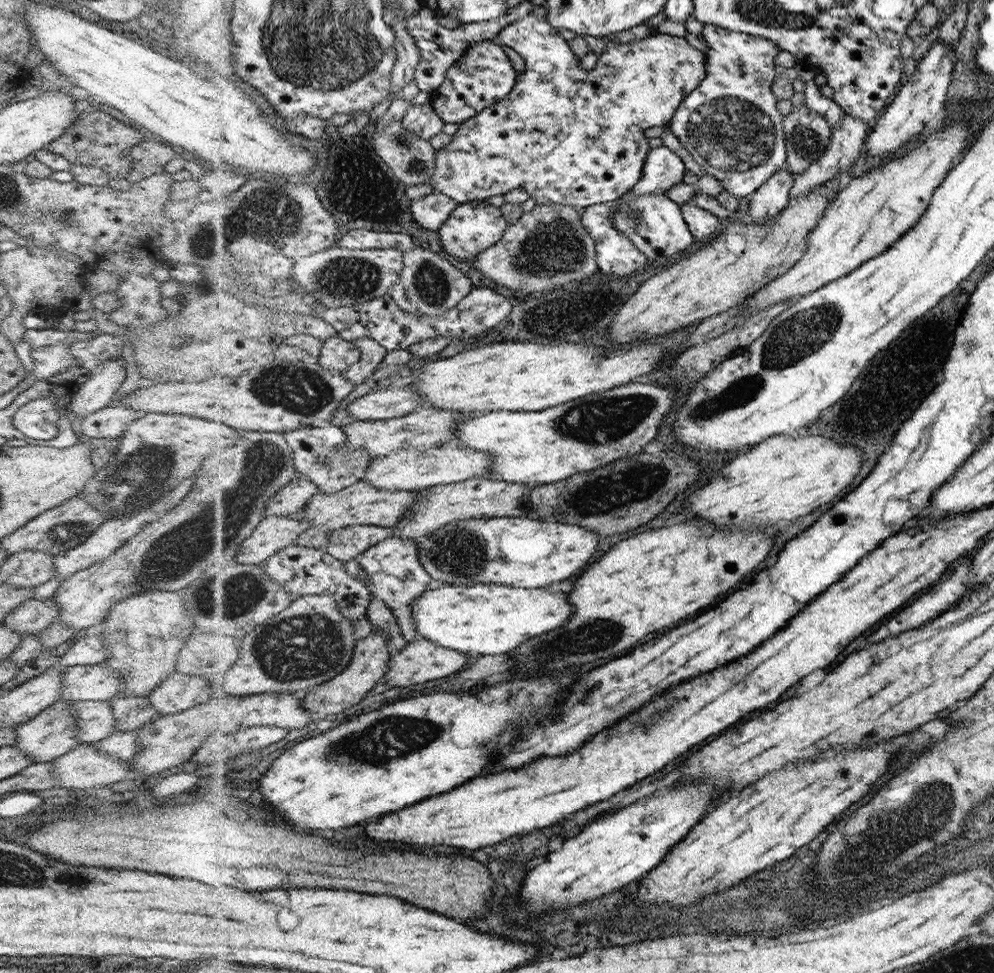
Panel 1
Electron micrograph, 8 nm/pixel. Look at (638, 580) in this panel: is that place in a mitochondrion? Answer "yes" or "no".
no

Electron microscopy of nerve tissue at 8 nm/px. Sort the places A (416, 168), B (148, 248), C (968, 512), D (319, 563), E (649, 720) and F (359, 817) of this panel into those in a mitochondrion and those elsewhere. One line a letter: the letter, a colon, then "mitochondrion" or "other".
A: mitochondrion
B: other
C: other
D: other
E: mitochondrion
F: other

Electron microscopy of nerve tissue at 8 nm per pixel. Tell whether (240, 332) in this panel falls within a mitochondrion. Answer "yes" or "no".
no

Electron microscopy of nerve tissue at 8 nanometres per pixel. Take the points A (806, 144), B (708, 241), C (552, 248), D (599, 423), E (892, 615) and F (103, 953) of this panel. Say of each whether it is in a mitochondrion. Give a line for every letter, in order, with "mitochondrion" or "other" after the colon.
A: mitochondrion
B: other
C: mitochondrion
D: mitochondrion
E: other
F: other

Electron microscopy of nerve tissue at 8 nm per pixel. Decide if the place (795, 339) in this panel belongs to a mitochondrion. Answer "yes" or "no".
yes

